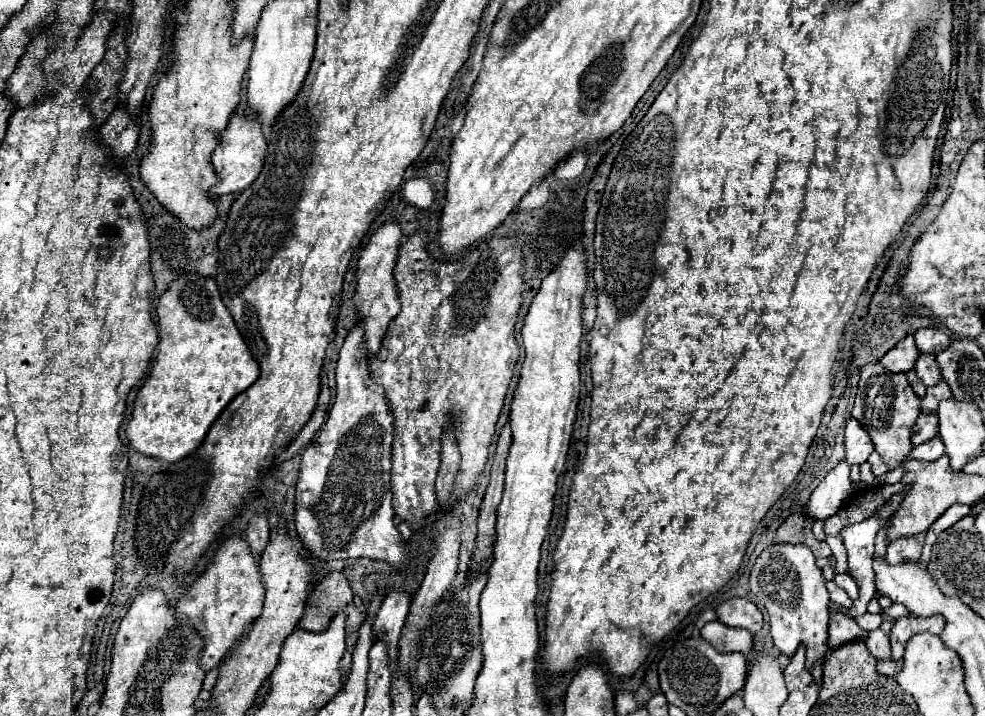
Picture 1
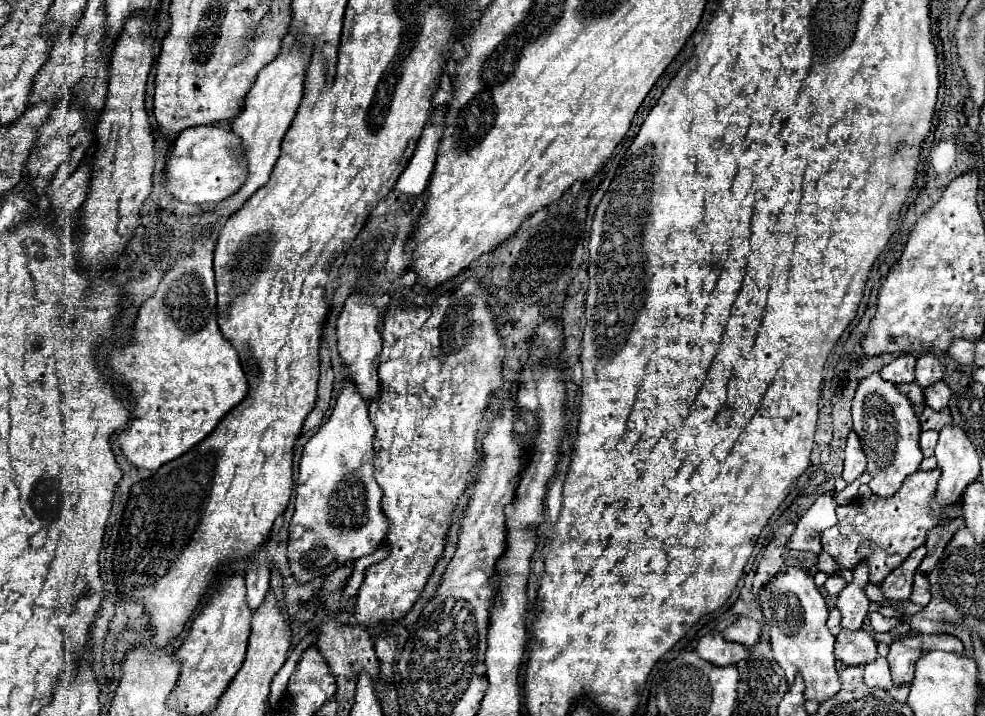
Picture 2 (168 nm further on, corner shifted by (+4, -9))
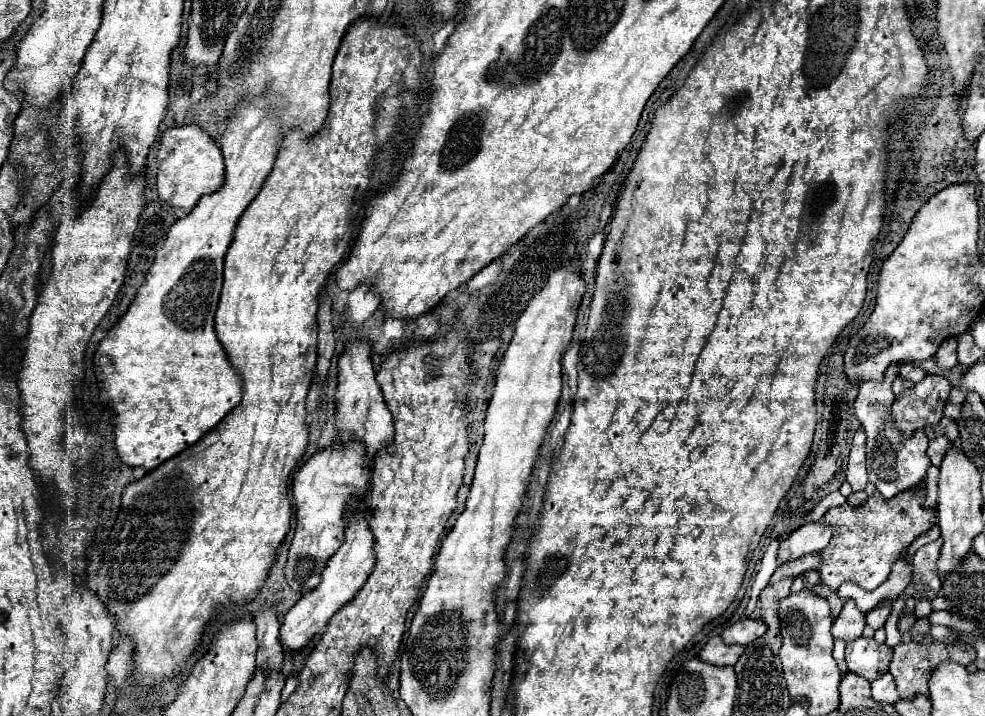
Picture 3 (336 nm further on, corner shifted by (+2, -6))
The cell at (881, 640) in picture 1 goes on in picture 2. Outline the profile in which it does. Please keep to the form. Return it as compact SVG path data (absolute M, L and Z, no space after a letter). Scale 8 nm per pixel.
M875 658L873 662L865 664L865 684L869 688L889 688L891 682L891 674L889 674L889 664L885 658Z

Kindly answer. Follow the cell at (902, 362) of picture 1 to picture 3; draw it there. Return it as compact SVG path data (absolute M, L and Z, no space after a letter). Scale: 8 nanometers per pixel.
M903 363L903 365L901 365L901 369L899 369L899 375L901 375L903 379L909 379L909 381L917 383L917 381L925 379L927 371L925 371L925 369L921 369L921 367L917 367L917 365L913 365L913 363Z

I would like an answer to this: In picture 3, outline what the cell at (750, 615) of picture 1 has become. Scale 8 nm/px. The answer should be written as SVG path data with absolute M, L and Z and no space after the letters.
M745 617L745 619L729 625L729 627L723 631L721 637L723 637L723 641L725 641L727 645L735 645L735 643L739 643L739 645L749 645L751 641L759 639L765 631L767 631L765 623L759 623L759 621L753 621L753 619L747 619L747 617Z

